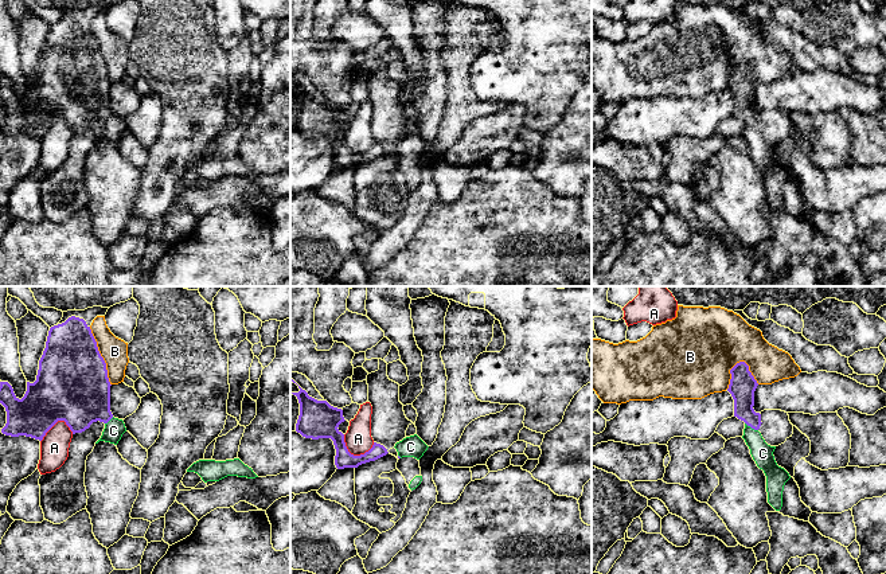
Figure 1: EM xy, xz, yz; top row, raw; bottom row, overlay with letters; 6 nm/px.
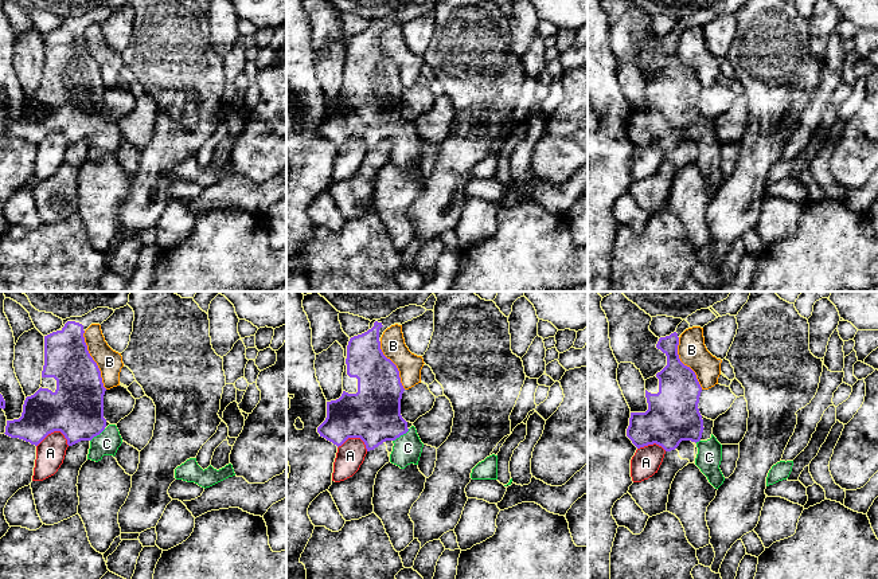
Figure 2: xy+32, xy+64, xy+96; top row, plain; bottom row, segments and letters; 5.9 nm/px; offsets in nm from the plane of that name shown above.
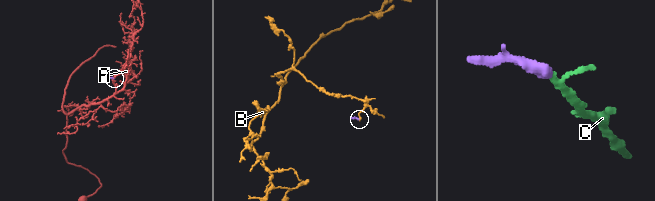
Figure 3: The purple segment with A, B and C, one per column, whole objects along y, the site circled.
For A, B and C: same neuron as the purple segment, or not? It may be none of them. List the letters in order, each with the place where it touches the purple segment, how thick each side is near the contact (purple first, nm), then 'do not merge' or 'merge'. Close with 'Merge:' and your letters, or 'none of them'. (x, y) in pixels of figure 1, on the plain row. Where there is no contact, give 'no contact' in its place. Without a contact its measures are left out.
A: contact xz (352, 153); calibres 170 and 160 nm; do not merge
B: contact xy (101, 55); calibres 440 and 160 nm; do not merge
C: contact yz (752, 127); calibres 150 and 130 nm; merge
Merge: C

